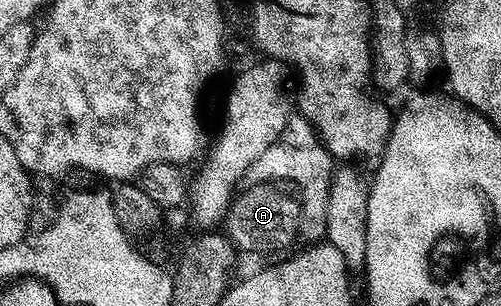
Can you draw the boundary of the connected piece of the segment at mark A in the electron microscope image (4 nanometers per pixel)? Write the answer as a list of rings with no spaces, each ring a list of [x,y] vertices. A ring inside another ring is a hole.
[[[251,185],[247,190],[240,192],[231,202],[225,218],[226,236],[230,238],[236,250],[244,249],[247,253],[275,253],[283,249],[295,237],[301,222],[301,206],[294,196],[286,197],[279,189],[271,185]]]

